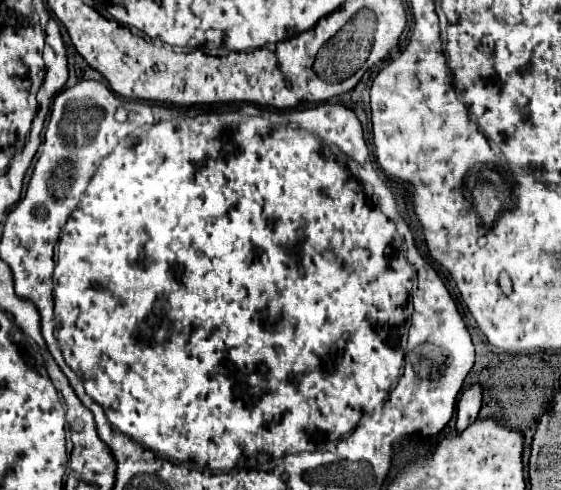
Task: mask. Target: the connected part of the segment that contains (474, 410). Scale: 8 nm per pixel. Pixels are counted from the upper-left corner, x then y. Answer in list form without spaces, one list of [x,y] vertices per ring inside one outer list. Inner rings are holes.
[[[474,383],[470,385],[460,401],[458,401],[458,411],[456,411],[456,431],[464,431],[470,423],[476,421],[478,417],[478,411],[480,411],[480,405],[482,405],[482,385]]]

